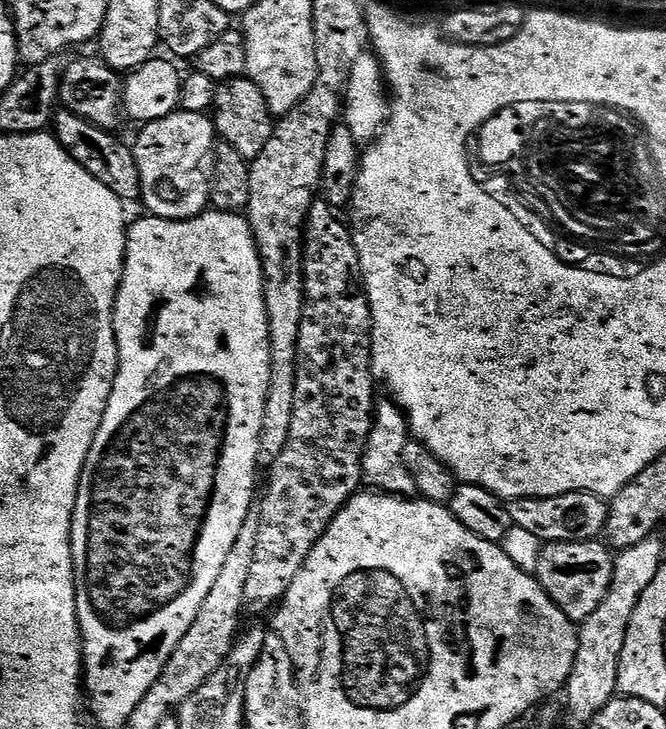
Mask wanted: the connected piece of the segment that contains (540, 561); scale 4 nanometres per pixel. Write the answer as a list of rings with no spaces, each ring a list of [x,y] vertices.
[[[599,539],[562,540],[548,542],[543,545],[540,557],[536,560],[534,575],[544,588],[544,593],[560,607],[562,614],[573,622],[583,622],[588,619],[608,593],[612,581],[612,566],[614,556],[607,547],[600,548]]]

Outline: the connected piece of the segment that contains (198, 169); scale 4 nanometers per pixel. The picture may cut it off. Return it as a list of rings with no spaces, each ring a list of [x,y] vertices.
[[[177,110],[166,118],[147,121],[141,128],[144,129],[137,134],[132,153],[138,162],[142,204],[157,220],[193,220],[209,207],[212,199],[212,175],[218,143],[213,117],[203,112]]]

